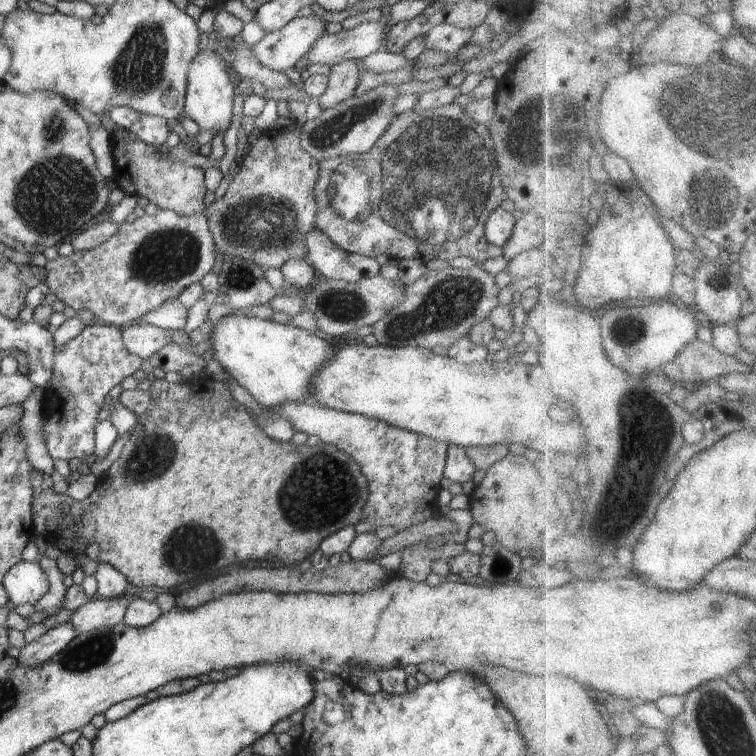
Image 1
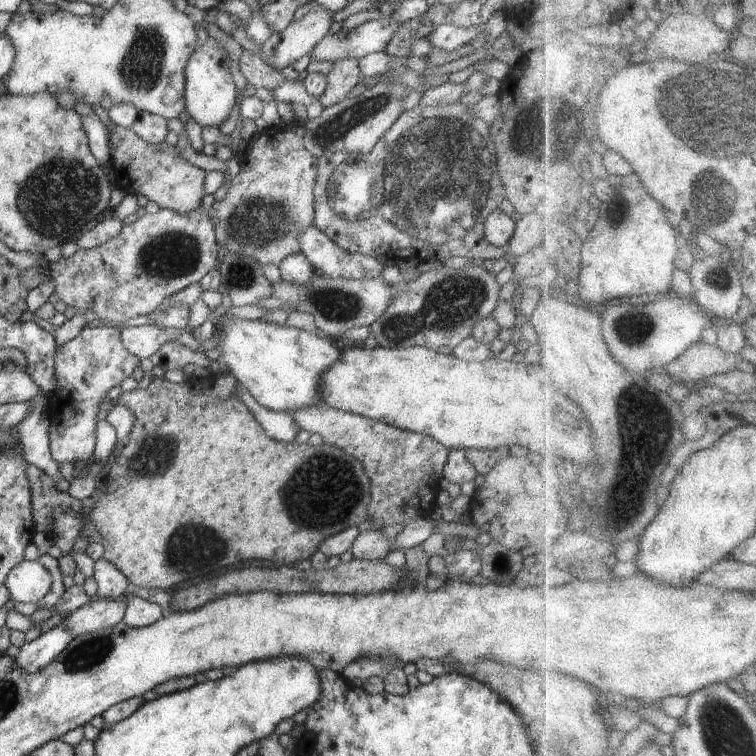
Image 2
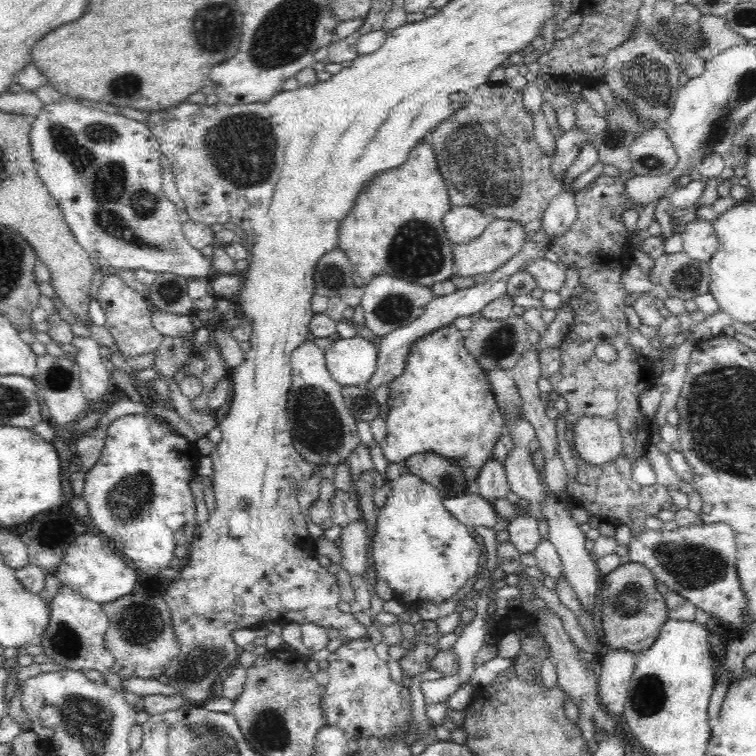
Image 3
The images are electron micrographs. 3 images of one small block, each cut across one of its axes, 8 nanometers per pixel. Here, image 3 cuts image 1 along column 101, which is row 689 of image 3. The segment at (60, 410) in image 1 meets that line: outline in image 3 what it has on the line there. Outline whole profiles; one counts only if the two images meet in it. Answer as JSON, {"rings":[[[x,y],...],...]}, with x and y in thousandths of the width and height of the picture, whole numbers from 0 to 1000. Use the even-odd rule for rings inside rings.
{"rings":[[[488,844],[466,845],[433,870],[435,901],[427,913],[425,933],[433,959],[454,967],[460,978],[496,974],[533,974],[540,987],[550,981],[552,964],[542,931],[542,909],[519,898],[511,876],[500,870]]]}

